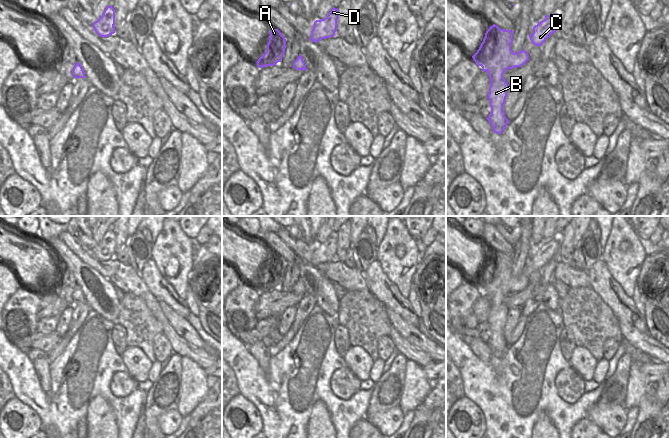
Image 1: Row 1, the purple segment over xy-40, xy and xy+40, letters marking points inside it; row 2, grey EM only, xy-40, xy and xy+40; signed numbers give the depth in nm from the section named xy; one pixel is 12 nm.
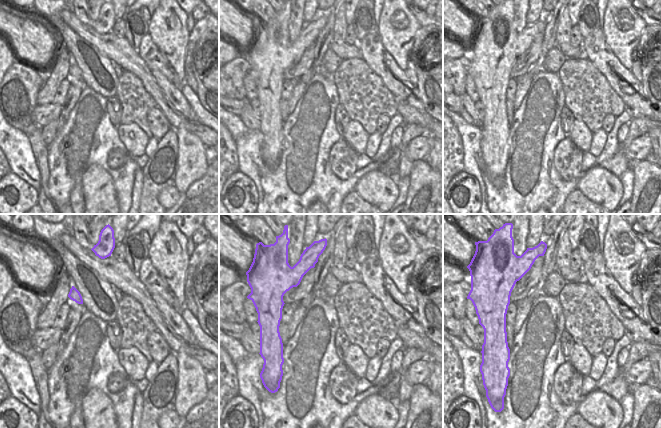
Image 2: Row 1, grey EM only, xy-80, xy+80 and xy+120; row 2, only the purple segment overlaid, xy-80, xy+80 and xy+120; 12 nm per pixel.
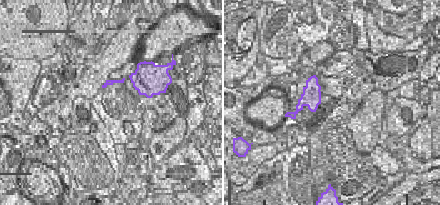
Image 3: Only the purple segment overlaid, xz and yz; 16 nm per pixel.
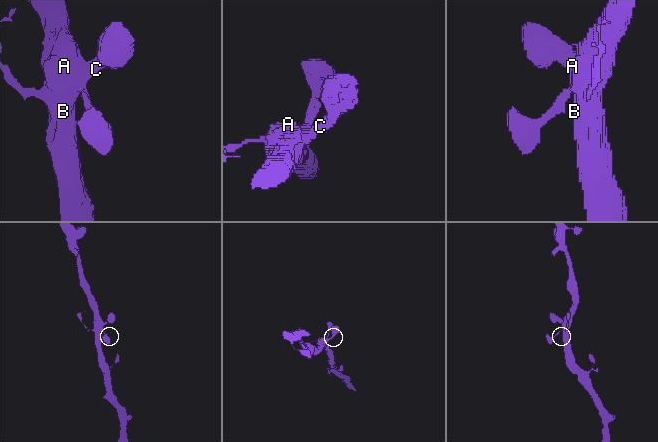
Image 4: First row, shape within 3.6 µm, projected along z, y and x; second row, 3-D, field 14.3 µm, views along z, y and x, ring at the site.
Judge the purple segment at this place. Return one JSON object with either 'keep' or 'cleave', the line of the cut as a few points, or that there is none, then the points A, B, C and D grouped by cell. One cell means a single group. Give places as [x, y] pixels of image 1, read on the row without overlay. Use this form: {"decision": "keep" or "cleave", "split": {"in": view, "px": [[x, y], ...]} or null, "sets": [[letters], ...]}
{"decision": "keep", "split": null, "sets": [["A", "B", "C", "D"]]}

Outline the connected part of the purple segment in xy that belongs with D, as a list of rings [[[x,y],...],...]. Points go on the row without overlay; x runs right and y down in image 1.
[[[332,232],[326,242],[316,244],[311,255],[310,265],[318,265],[335,260],[337,254],[338,233]]]

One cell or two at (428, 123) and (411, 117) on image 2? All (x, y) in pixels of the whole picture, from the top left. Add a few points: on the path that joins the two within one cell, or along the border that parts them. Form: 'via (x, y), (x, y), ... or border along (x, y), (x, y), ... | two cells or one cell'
via (424, 120), (415, 117) | one cell

